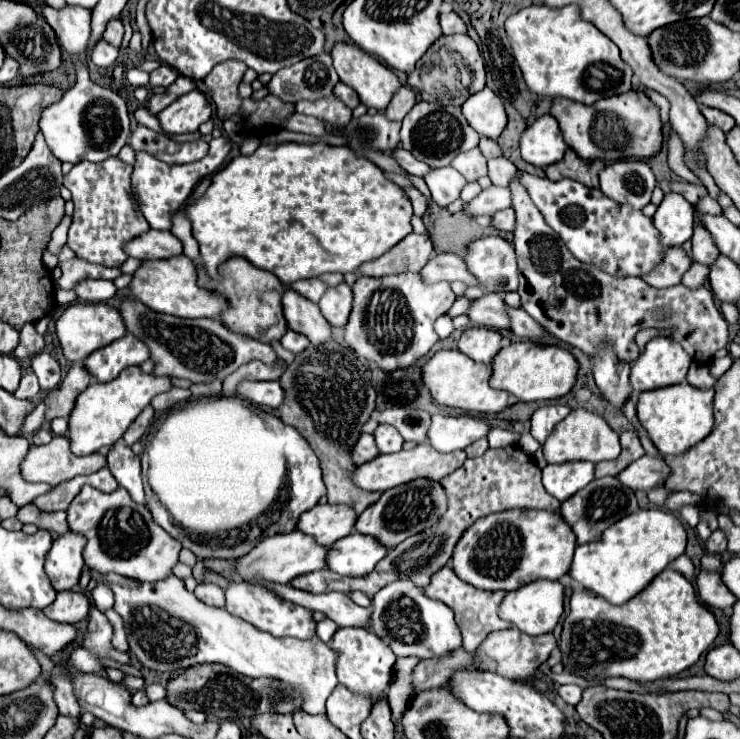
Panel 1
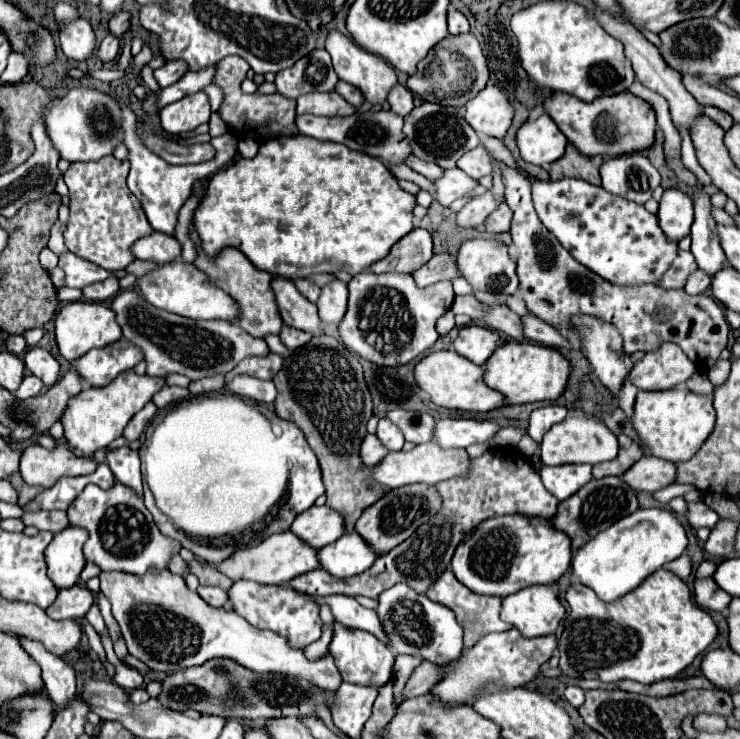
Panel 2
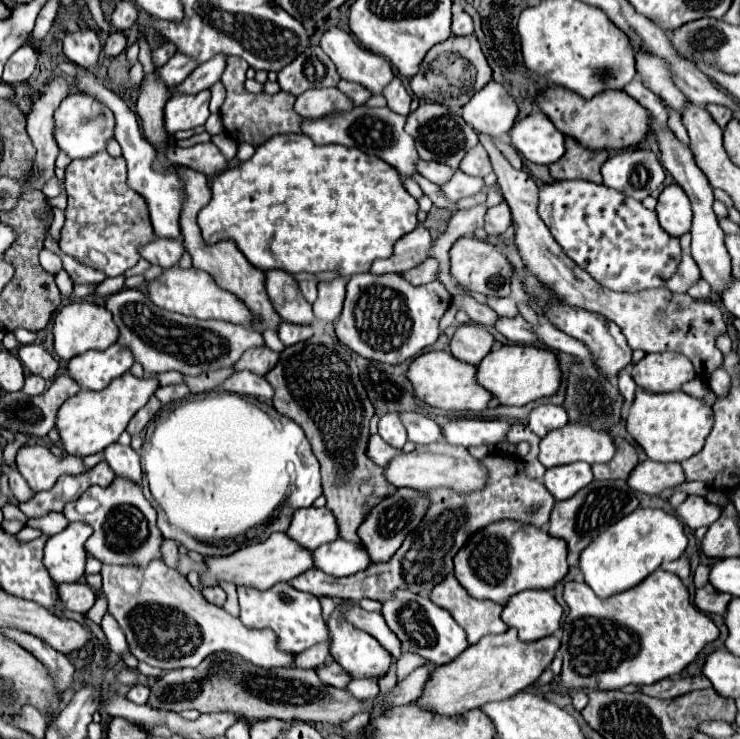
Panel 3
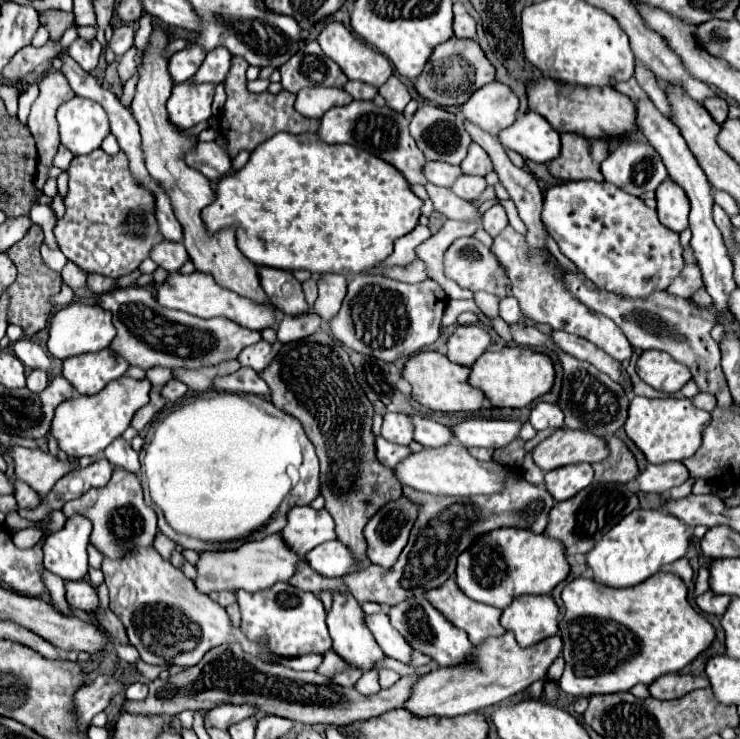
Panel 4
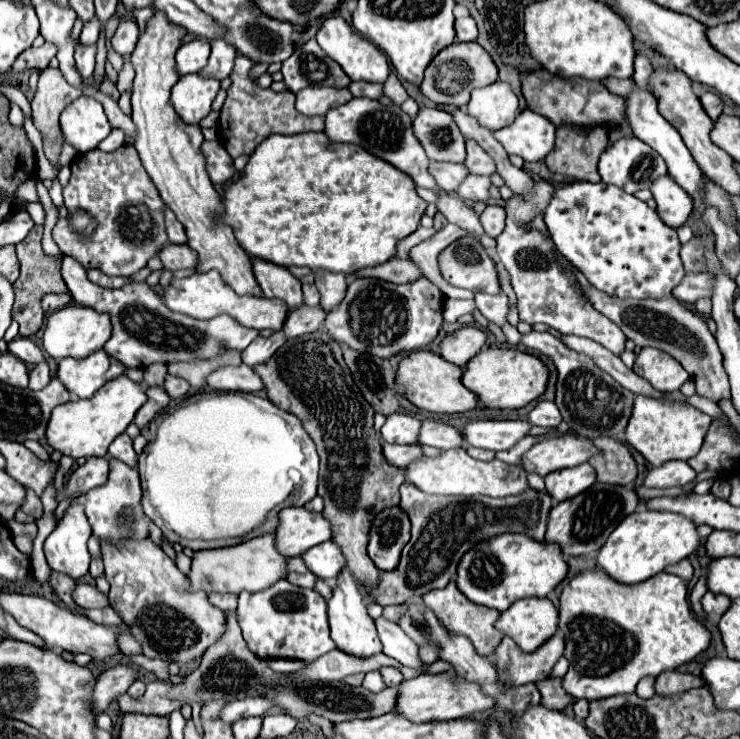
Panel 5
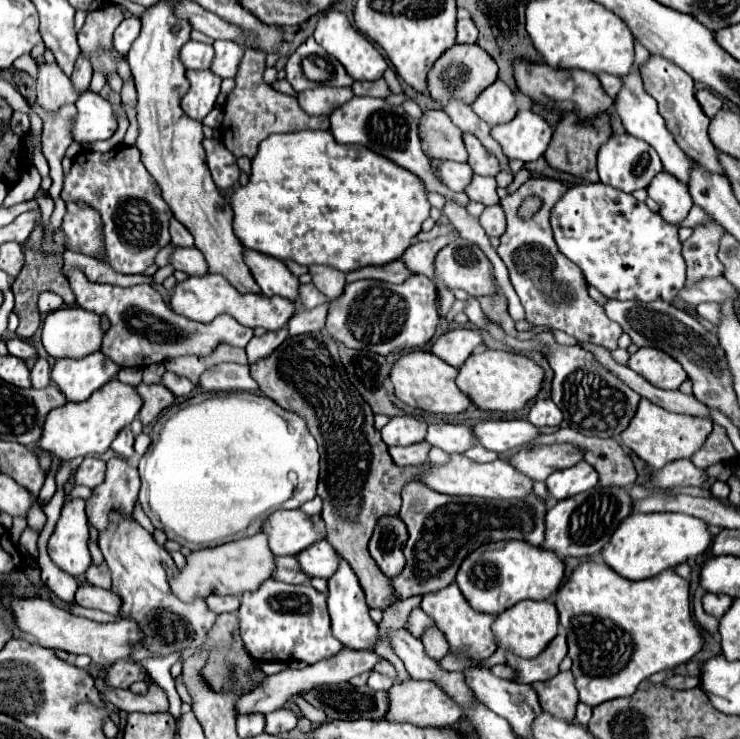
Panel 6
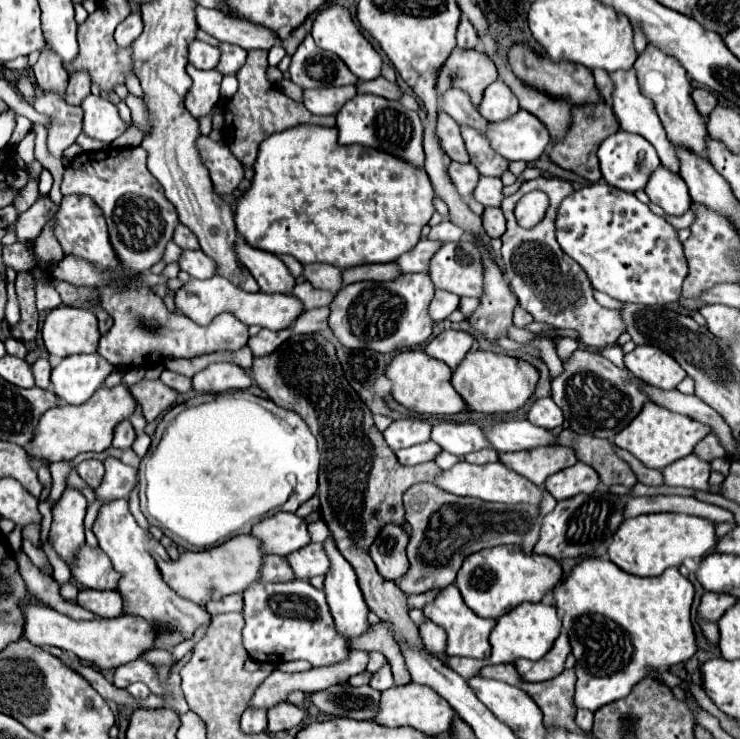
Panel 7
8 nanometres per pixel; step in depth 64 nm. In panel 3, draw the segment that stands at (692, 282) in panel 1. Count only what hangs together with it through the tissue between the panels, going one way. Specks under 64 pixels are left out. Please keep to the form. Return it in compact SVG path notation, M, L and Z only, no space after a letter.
M698 280L698 282L688 290L688 294L690 294L692 298L696 298L696 300L710 300L710 286L708 286L706 280Z

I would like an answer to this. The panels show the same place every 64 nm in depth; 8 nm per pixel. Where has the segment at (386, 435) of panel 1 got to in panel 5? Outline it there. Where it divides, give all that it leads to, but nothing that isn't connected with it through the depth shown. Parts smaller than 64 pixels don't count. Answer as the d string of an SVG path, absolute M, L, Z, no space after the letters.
M392 414L382 426L382 438L390 444L416 444L420 436L420 420L410 414Z

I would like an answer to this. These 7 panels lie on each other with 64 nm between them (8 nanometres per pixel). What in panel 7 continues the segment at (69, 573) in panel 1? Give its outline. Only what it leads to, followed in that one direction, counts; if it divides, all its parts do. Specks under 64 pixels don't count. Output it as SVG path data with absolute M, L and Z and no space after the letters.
M66 488L52 508L50 544L64 562L72 560L84 544L84 514L86 498L74 488Z

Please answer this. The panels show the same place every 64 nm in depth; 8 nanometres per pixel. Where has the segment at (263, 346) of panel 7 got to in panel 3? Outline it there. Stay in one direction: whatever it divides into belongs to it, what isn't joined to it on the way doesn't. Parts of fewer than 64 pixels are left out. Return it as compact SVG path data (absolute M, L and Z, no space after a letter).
M268 346L250 348L244 352L244 356L236 362L236 370L250 370L254 374L264 376L268 370L272 370L278 362L278 352L270 350Z

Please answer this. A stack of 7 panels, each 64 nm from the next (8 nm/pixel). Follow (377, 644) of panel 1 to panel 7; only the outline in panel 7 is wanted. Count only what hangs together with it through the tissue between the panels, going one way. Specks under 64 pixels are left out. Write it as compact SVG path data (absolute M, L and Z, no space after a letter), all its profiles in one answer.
M328 536L328 540L324 540L324 550L328 552L328 560L330 560L330 570L326 572L324 576L324 594L326 594L326 600L328 600L328 606L330 606L330 612L334 616L334 622L336 622L336 628L340 634L344 634L348 640L364 634L368 630L368 606L362 598L362 592L358 588L358 582L356 582L356 574L352 570L352 566L348 564L348 560L340 554L340 550L336 548L334 540Z

